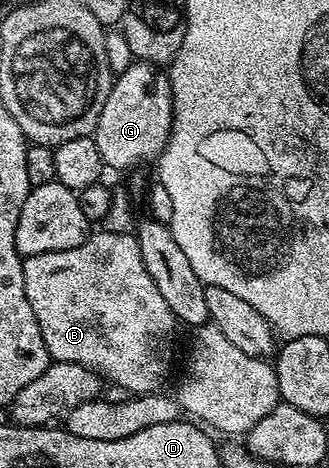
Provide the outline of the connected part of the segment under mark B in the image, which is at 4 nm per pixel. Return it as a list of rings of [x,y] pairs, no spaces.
[[[90,233],[89,239],[79,248],[67,248],[59,252],[43,252],[39,256],[25,258],[21,263],[23,268],[23,288],[27,292],[27,300],[31,304],[31,312],[35,312],[35,320],[39,324],[39,332],[43,336],[43,344],[47,348],[50,359],[54,362],[70,362],[71,364],[89,366],[102,379],[114,382],[117,386],[122,386],[133,396],[150,394],[156,391],[161,381],[165,378],[165,345],[169,342],[169,337],[173,334],[173,324],[175,317],[167,302],[163,300],[162,293],[157,289],[155,282],[148,275],[147,268],[144,267],[143,258],[140,255],[139,244],[132,233],[129,234],[97,234]]]

